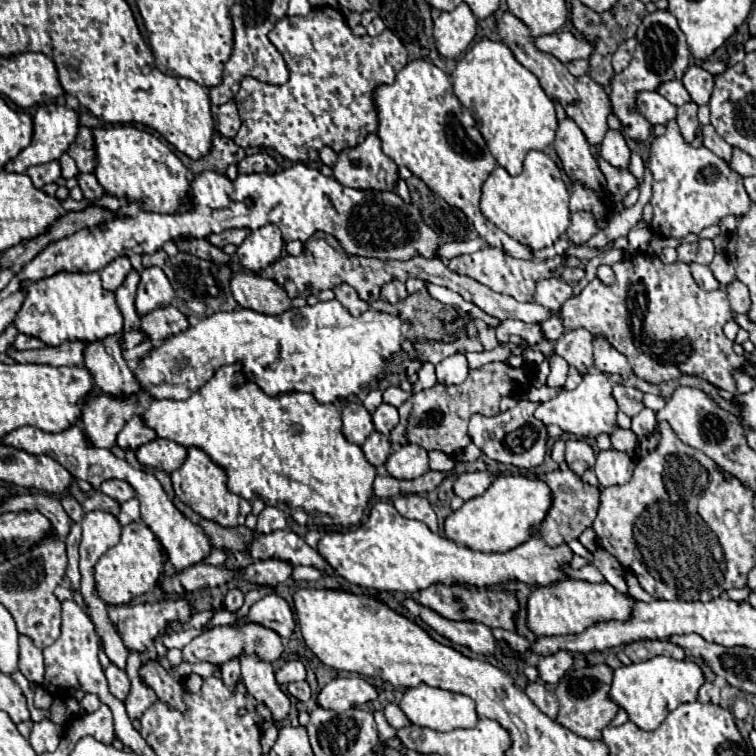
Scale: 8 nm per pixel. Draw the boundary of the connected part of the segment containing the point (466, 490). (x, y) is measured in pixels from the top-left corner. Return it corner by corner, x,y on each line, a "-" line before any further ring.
487,470
465,472
457,476
457,480
453,482
453,492
463,500
471,500
475,496
481,496
491,482
493,482
493,476

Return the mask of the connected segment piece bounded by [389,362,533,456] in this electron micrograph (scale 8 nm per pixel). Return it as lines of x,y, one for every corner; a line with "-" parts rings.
491,362
481,368
469,370
469,376
463,384
443,386
435,384
429,390
421,390
413,394
407,402
399,406
399,424
391,430
389,438
393,444
419,444
425,450
441,450
447,456
459,454
469,442
467,424
469,418
479,412
487,416
499,414
499,402
503,396
511,396
515,390
523,394
533,380
531,366
523,364
521,368
513,368
507,362

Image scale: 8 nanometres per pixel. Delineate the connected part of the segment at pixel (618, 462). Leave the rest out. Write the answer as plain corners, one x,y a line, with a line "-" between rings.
607,450
607,452
599,452
593,470
599,478
599,486
607,488
607,486
629,482
629,478
633,476
633,468
635,468
633,456
619,450

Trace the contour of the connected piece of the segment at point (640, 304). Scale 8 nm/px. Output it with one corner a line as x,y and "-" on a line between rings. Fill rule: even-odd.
647,252
617,262
613,270
615,270
613,286
605,286
599,278
593,278
577,296
573,296
569,302
565,302
565,306
561,306
559,316
563,322
563,330
571,332
575,328
585,328
593,336
603,336
615,350
627,356
627,360
633,366
633,372
649,384
663,384
667,380
689,374
699,376
735,394
737,384
733,372
743,364
745,356
737,356
733,352
733,342
727,340
723,334
723,324
727,320
733,320
733,310
729,306
727,294
723,290
705,292
695,284
687,264
683,262
663,264
657,256

